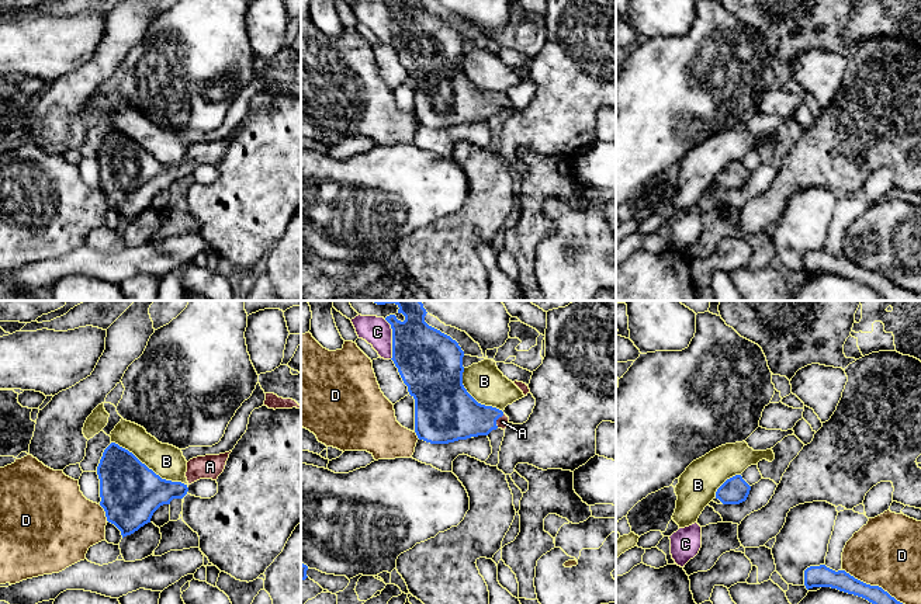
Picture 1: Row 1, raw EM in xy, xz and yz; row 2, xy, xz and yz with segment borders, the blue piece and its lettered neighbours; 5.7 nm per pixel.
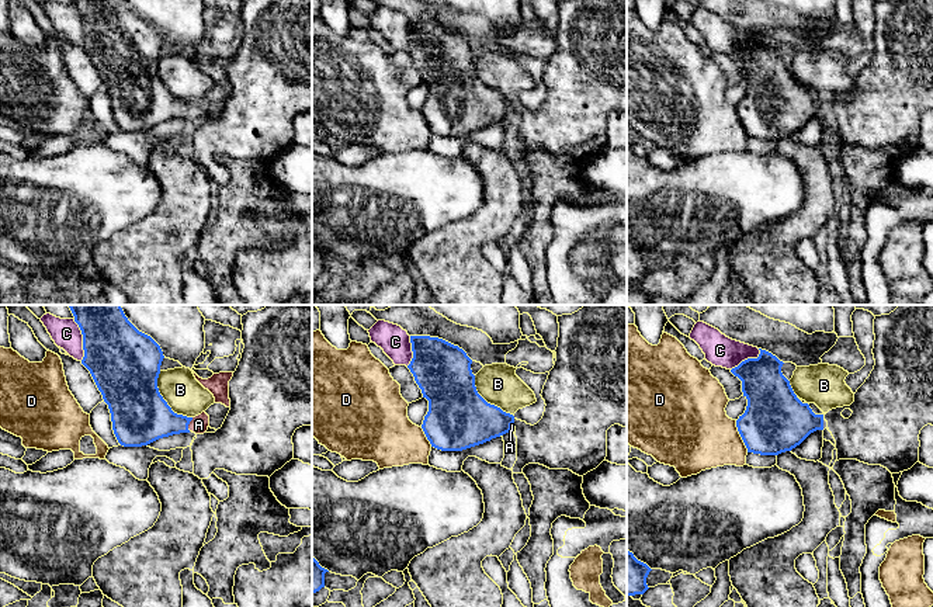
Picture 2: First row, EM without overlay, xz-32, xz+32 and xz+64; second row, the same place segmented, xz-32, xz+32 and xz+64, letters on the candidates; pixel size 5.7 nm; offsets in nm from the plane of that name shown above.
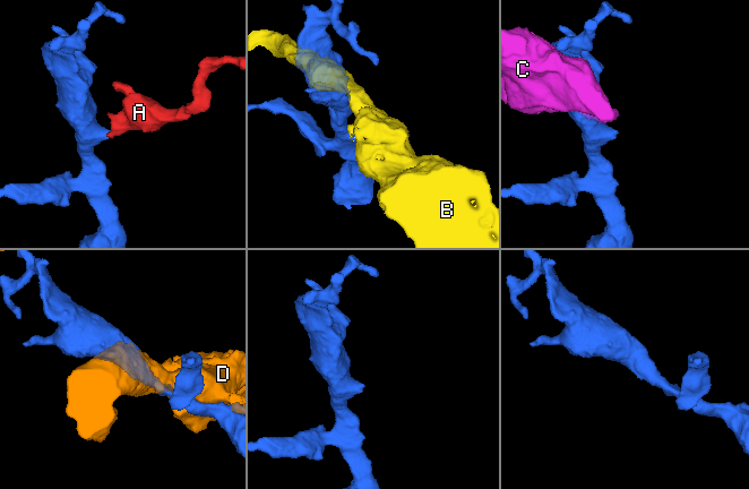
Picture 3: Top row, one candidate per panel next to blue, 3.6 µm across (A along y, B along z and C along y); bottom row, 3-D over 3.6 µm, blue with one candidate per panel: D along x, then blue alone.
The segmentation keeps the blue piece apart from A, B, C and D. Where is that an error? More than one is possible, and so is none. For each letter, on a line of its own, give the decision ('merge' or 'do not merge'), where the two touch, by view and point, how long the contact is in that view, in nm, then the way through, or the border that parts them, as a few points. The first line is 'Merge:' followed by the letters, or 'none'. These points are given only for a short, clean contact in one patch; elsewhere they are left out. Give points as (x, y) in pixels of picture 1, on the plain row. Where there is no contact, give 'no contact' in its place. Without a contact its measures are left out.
Merge: A
A: merge; contact xz (497, 104); length 100 nm; way xz (453, 100), (468, 104), (497, 104), (502, 107)
B: do not merge; contact xy (148, 153); length 500 nm
C: do not merge; contact xz (393, 24); length 240 nm
D: do not merge; contact yz (880, 273); length 500 nm

